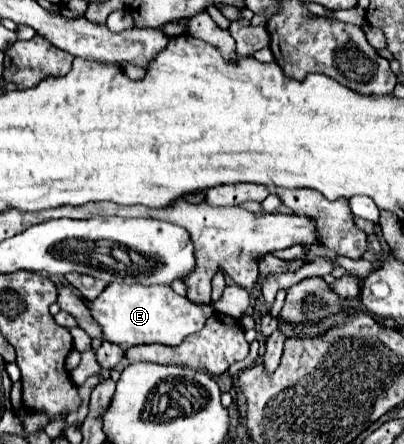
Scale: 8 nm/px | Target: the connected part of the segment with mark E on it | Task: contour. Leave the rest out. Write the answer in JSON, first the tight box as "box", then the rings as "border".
{"box":[90,283,216,347],"border":[[[110,283],[96,301],[90,303],[92,317],[100,323],[104,331],[104,339],[126,347],[132,345],[180,345],[188,335],[200,331],[206,321],[216,313],[216,309],[208,303],[194,303],[188,297],[182,297],[172,291],[170,285],[124,285]]]}

